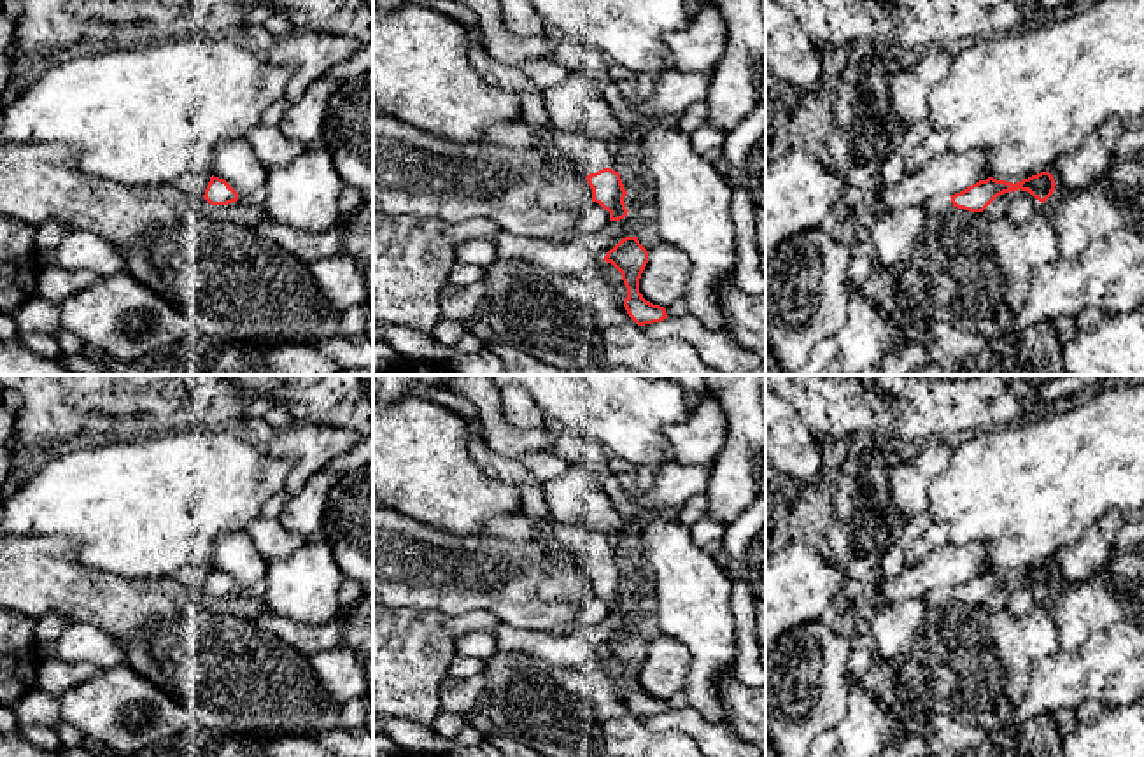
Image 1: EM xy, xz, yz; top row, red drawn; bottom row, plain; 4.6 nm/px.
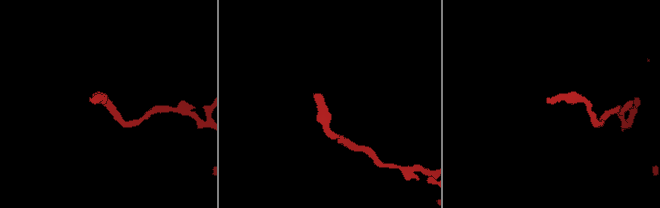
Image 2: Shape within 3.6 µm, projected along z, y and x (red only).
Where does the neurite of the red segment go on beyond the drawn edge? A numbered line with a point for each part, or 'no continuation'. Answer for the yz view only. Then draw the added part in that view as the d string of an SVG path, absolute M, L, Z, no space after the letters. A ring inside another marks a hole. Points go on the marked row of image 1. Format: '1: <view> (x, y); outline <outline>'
1: yz (941, 202); outline M937 195L937 196L930 198L922 209L927 214L936 214L941 210L948 210L951 207L953 207L951 195Z

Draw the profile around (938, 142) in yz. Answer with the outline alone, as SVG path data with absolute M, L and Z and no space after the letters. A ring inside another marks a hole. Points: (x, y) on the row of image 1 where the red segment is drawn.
M932 130L922 145L906 154L906 172L916 173L934 156L946 154L950 151L950 138L944 130Z

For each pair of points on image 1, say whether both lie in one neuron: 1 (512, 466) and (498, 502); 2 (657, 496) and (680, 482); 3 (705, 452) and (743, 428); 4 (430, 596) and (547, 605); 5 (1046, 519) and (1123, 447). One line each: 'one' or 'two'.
1: two
2: one
3: two
4: one
5: one

